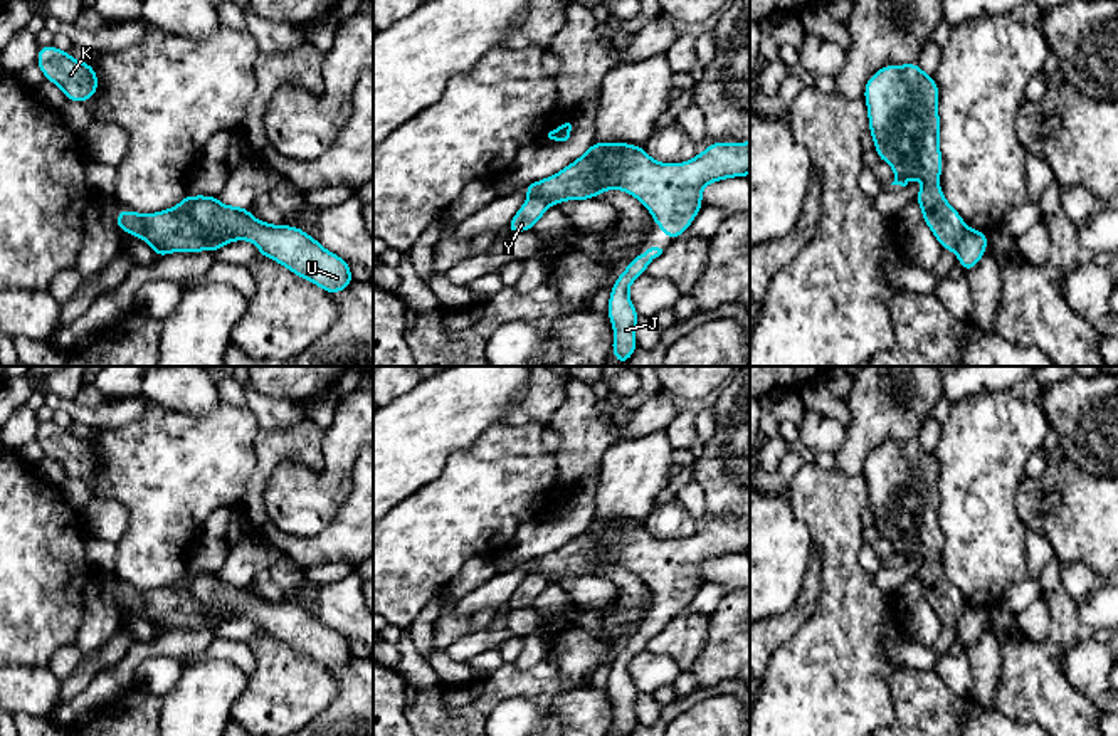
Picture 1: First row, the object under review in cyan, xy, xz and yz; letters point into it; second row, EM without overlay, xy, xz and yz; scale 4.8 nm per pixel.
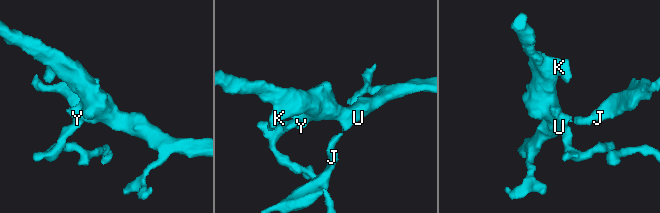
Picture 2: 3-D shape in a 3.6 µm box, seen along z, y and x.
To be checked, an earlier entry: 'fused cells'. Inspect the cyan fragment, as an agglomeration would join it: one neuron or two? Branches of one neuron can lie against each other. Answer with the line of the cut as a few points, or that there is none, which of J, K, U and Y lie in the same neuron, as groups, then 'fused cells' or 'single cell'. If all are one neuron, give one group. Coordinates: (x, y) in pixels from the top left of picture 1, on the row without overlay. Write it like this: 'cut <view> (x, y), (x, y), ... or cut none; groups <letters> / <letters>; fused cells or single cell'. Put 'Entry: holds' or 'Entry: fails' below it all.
cut yz (967, 604), (954, 625); groups J K U / Y; fused cells
Entry: holds

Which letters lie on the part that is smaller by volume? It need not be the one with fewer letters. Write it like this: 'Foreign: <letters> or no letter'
Foreign: Y

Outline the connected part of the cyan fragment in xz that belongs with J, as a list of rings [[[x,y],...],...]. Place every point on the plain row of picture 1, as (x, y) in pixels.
[[[651,623],[644,630],[637,630],[625,647],[614,657],[607,681],[607,691],[614,704],[612,729],[615,736],[629,736],[637,723],[635,701],[641,696],[630,674],[630,660],[646,650],[647,642],[662,630],[662,625]]]

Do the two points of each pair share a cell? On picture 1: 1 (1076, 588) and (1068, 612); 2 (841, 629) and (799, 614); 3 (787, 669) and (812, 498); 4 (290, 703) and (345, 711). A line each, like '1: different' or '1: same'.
1: different
2: different
3: same
4: different

